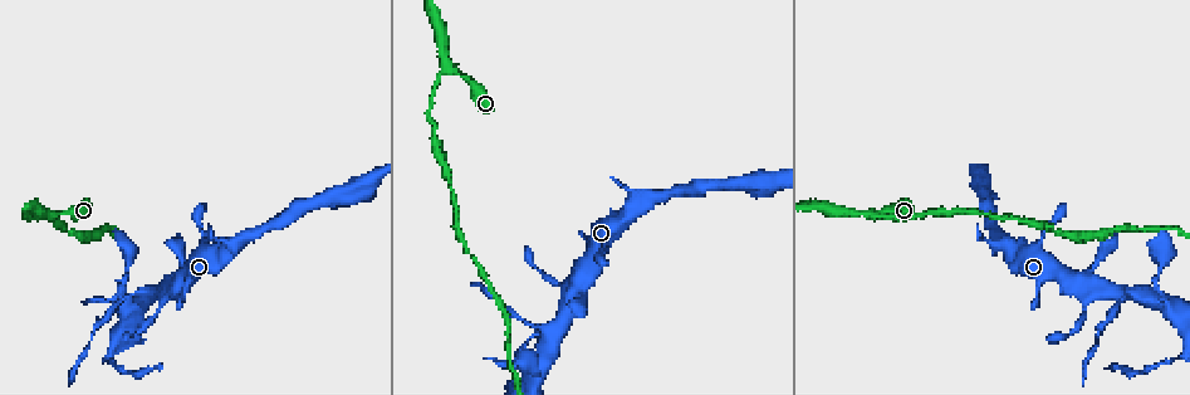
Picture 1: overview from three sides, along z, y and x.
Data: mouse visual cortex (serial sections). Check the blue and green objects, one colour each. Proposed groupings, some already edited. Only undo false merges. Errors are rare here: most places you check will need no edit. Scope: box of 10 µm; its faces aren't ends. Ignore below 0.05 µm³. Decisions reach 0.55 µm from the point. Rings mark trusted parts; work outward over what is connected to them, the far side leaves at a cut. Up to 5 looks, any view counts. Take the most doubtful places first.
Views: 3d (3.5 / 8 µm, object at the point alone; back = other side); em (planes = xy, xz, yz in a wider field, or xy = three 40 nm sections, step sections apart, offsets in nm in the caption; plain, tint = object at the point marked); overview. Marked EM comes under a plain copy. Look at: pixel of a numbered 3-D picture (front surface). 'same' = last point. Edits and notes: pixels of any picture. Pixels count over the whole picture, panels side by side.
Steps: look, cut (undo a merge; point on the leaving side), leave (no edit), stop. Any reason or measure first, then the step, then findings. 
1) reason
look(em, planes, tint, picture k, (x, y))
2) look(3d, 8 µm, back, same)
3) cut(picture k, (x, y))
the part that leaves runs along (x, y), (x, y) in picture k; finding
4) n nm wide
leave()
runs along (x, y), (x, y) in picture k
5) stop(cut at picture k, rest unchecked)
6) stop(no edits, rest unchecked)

three-way junction
look(3d, 8 µm, picture 1, (449, 69))

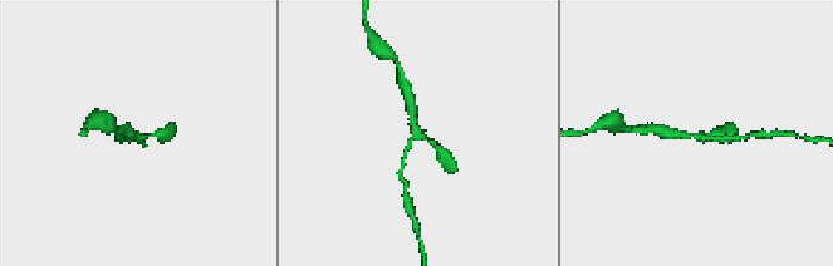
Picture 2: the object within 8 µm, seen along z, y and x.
look(3d, 3.5 µm, same)

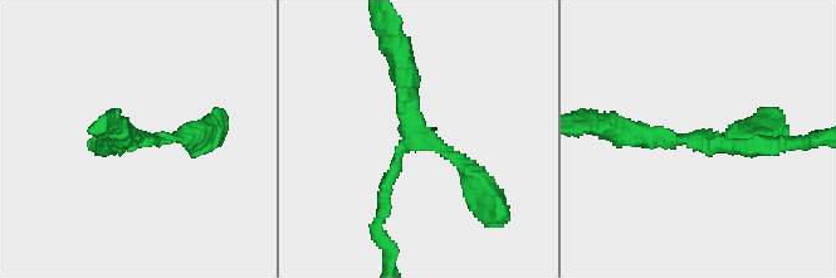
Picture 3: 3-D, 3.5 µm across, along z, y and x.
3 arms; arms of 150, 250, 300 nm; shape alone is not enough
look(em, xy, step 2, tint, picture 3, (699, 140))

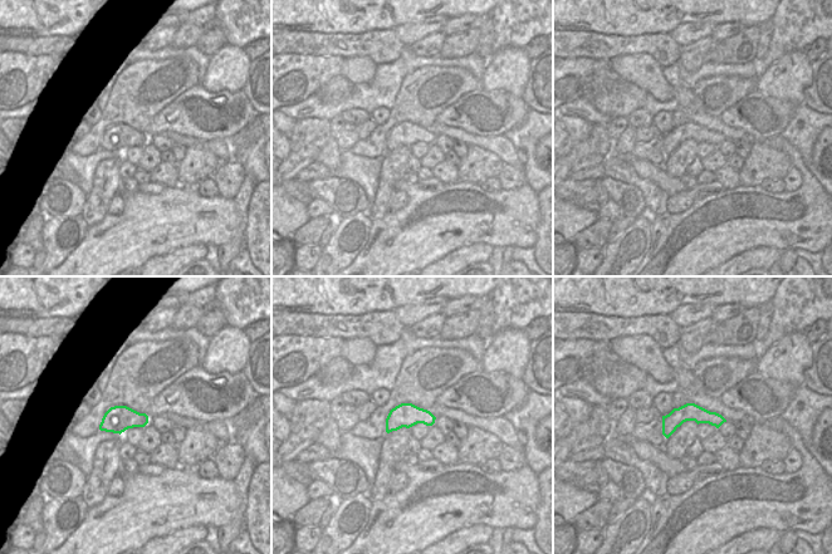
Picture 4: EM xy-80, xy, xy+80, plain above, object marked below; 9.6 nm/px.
240 nm wide
leave()
runs along (720, 420), (681, 415), (665, 431) in picture 4; all the same cell

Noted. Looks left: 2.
branch point
look(3d, 3.5 µm, picture 1, (551, 335))

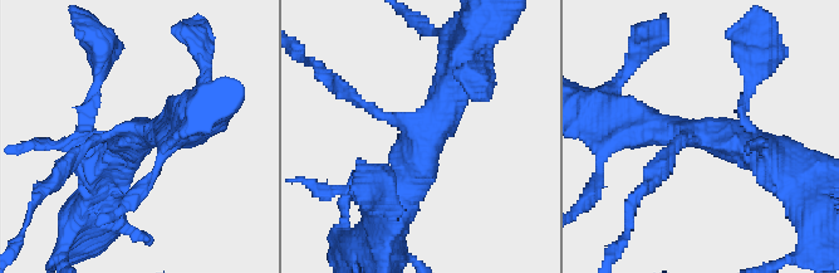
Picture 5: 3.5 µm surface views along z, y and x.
need the tissue
look(em, xy, step 2, tint, picture 5, (702, 136))

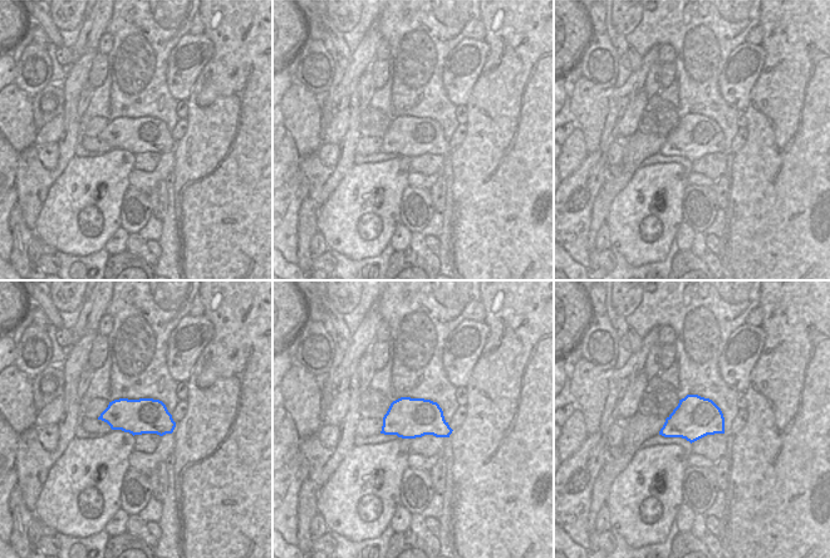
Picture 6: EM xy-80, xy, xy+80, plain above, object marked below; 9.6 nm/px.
arms of 150, 400, 450 nm
leave()
continuous, no second cell

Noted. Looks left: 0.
stop(no edits, rest unchecked)

